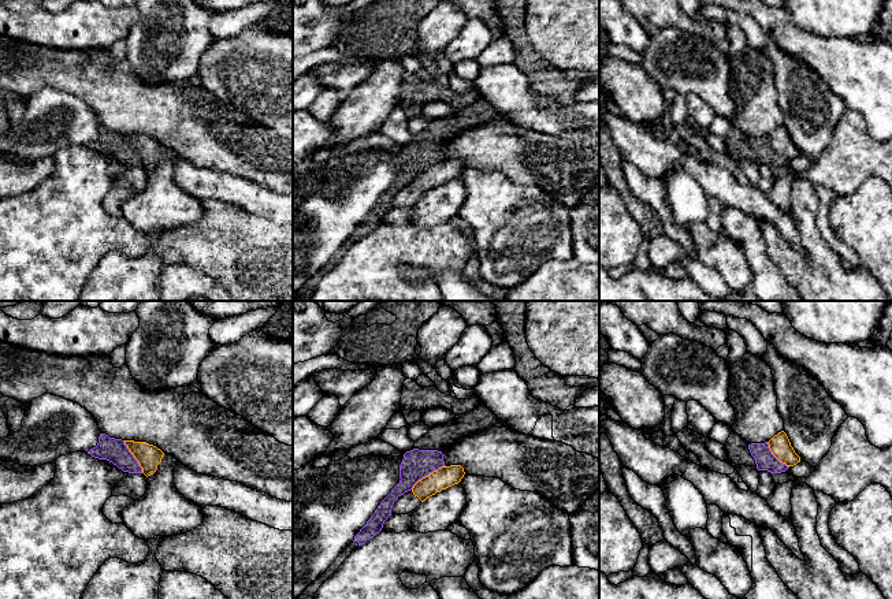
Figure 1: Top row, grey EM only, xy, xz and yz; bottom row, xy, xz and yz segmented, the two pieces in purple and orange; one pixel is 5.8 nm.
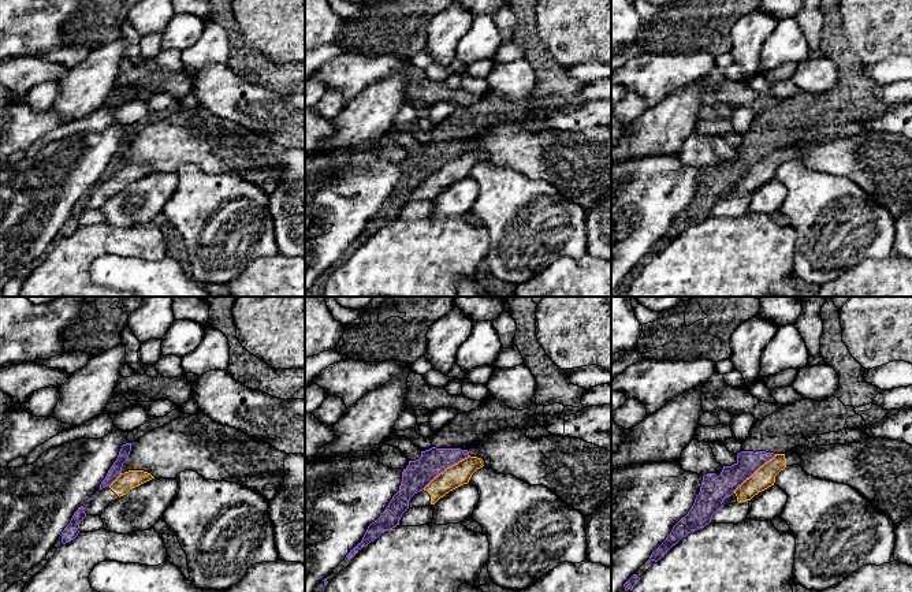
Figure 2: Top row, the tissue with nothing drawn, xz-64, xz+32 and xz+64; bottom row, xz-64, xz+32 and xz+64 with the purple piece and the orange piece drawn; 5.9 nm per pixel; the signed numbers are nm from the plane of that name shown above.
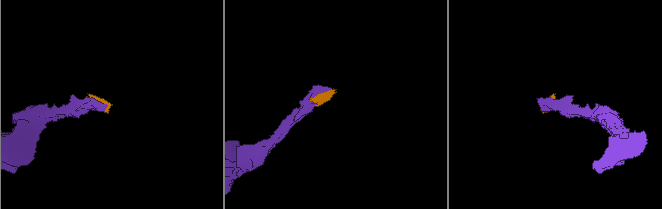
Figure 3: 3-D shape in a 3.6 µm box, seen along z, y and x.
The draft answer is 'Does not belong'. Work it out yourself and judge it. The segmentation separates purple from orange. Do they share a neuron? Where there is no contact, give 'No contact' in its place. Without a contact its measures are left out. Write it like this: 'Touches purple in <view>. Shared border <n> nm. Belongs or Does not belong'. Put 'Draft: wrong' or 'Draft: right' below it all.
Touches purple in xz. Shared border 240 nm. Does not belong
Draft: right

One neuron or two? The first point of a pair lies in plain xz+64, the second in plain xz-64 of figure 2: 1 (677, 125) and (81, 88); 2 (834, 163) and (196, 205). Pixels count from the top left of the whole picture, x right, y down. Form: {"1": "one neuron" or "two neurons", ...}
{"1": "one neuron", "2": "two neurons"}

